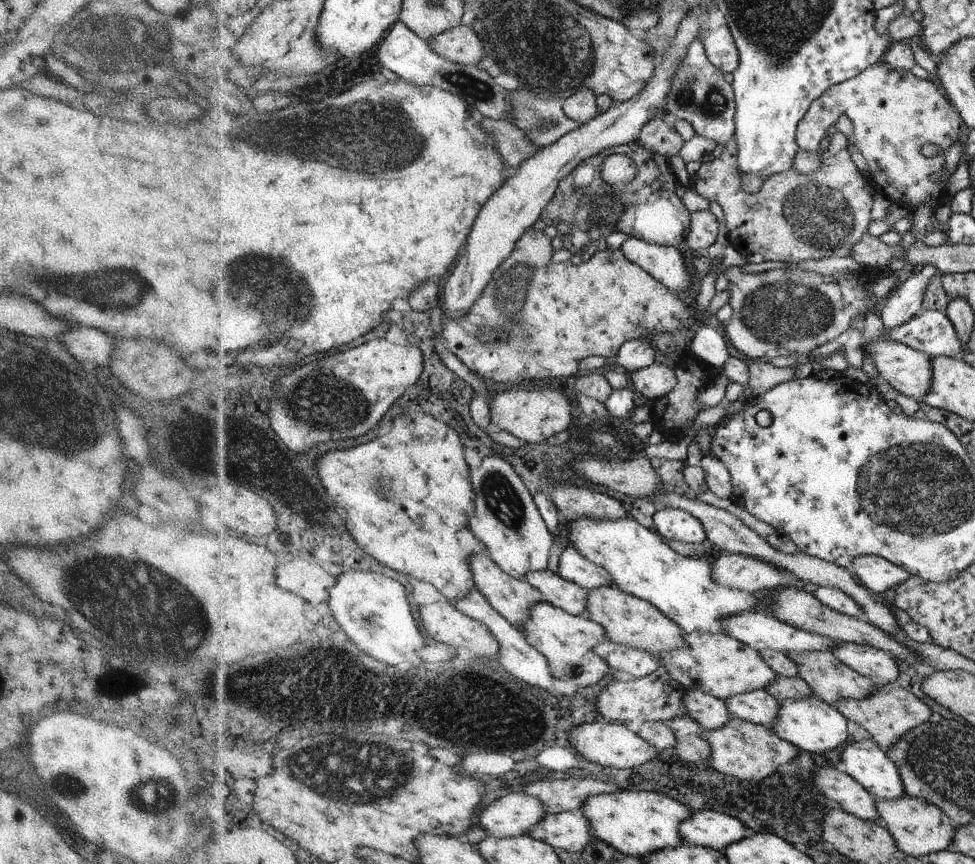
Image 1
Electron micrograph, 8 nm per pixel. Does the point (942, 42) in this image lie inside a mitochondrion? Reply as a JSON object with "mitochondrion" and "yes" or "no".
{"mitochondrion":"no"}

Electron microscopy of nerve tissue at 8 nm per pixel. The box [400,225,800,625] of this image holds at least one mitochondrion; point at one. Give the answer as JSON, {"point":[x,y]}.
{"point":[510,298]}

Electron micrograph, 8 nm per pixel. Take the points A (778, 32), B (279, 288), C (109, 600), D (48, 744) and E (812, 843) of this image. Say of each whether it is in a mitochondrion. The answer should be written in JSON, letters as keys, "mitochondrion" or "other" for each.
{"A":"mitochondrion","B":"mitochondrion","C":"mitochondrion","D":"other","E":"other"}

